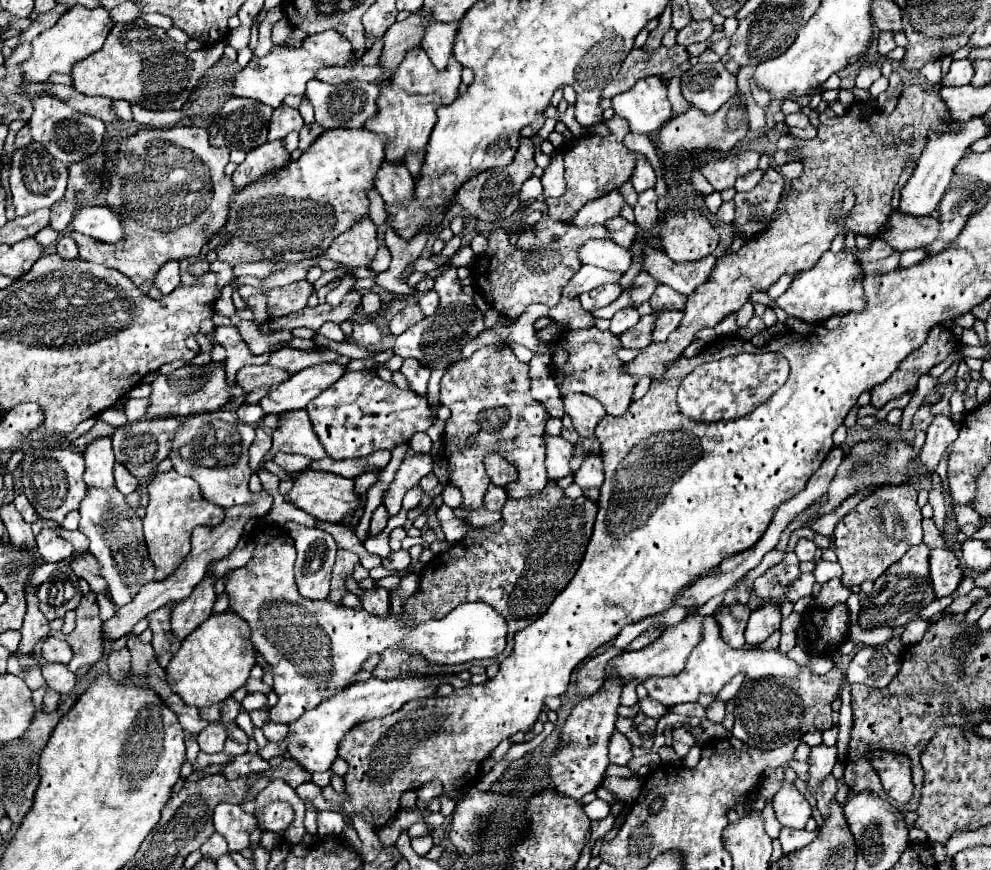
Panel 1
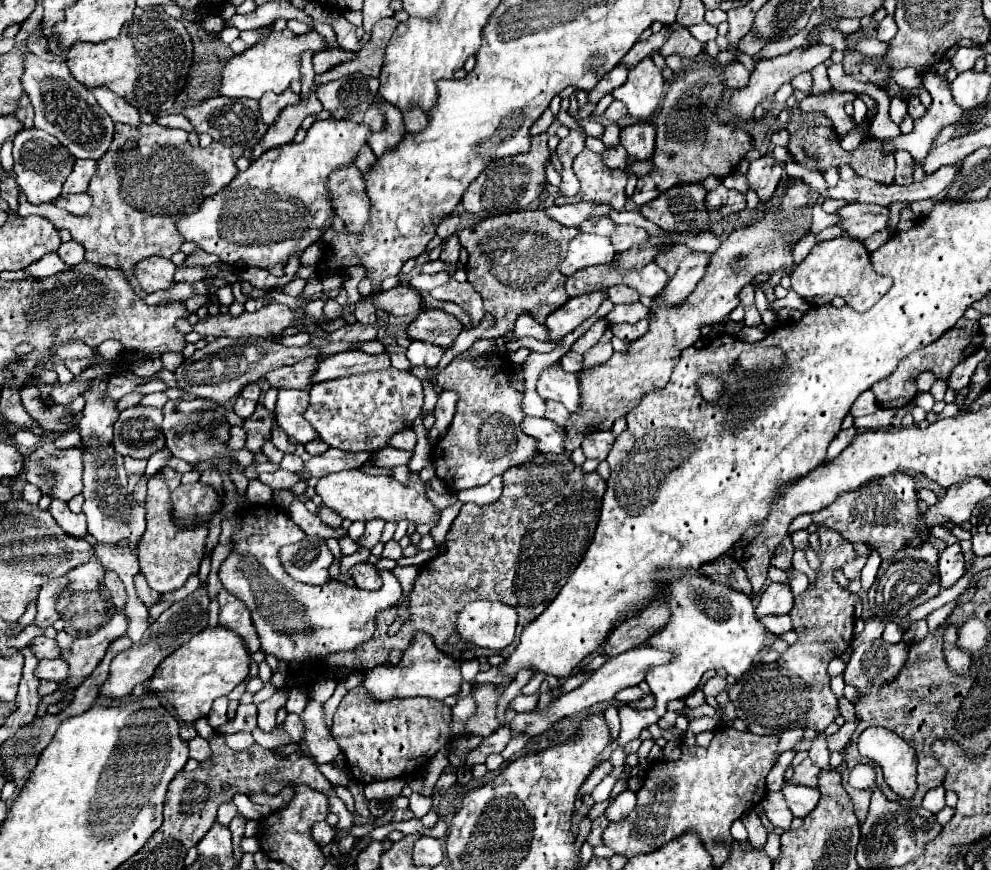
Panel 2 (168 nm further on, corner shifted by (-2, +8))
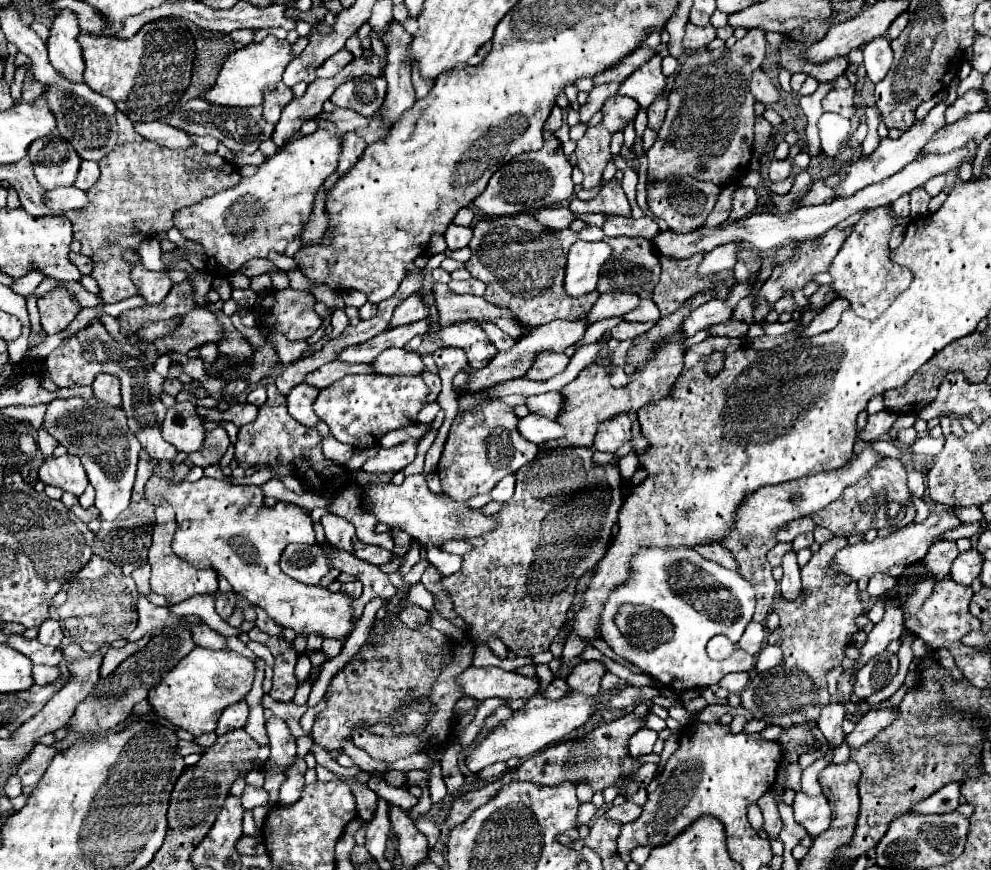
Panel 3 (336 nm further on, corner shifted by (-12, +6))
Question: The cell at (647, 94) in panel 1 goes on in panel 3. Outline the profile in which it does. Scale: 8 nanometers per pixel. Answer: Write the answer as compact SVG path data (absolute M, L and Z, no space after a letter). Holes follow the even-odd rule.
M655 54L619 86L619 94L633 98L641 108L647 108L663 92L663 88L665 76L661 72L661 58Z

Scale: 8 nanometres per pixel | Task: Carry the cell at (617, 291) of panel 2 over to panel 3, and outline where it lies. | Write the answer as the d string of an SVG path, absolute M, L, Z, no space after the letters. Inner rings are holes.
M629 292L601 294L599 300L595 302L595 306L591 308L591 312L587 314L587 324L605 320L605 318L613 318L613 316L625 316L627 312L635 310L637 304L639 304L637 294L629 294Z

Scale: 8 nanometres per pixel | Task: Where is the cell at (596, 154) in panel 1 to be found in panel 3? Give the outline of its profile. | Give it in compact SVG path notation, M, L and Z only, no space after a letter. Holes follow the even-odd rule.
M611 180L607 186L601 188L601 192L589 200L583 202L579 198L571 200L571 210L573 212L603 212L603 214L619 214L619 216L631 216L631 208L627 202L627 196L617 180Z

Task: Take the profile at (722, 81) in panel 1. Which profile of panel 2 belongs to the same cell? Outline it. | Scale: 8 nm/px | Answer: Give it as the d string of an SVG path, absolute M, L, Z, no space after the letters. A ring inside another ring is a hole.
M731 62L723 68L723 84L725 88L743 88L749 80L749 72L741 62Z

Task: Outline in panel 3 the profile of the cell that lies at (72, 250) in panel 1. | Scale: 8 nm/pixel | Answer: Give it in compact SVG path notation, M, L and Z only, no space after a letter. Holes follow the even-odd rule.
M71 252L69 258L71 258L71 262L81 270L81 274L91 274L91 270L93 270L93 262L91 262L89 256L83 256L83 254L75 254L75 252Z

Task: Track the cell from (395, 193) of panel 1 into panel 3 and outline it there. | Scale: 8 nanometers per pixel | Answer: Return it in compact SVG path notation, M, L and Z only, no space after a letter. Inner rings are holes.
M393 22L393 26L389 26L381 40L387 48L385 80L389 84L383 104L383 118L393 124L395 120L399 120L405 108L411 108L415 104L415 90L409 70L409 42L413 40L413 36L399 22Z

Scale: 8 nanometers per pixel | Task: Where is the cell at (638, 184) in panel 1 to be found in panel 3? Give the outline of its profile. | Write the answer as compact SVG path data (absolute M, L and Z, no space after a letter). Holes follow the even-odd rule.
M661 94L661 98L657 98L657 102L653 102L653 106L647 108L647 116L649 116L649 128L653 130L659 130L663 118L665 118L665 112L667 112L667 94Z

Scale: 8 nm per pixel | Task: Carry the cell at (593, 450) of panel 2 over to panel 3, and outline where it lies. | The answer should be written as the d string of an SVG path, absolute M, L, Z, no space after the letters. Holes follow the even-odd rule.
M617 414L609 422L601 422L595 436L595 450L617 452L623 442L631 440L631 420L627 414Z

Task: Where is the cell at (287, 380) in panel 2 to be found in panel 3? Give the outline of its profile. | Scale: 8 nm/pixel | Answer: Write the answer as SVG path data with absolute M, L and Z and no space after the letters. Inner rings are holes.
M337 360L337 362L325 364L319 370L315 370L313 374L309 374L305 378L305 382L323 390L323 388L331 386L335 380L343 378L345 374L369 374L369 372L373 372L373 366L369 366L369 364L347 364L347 362Z

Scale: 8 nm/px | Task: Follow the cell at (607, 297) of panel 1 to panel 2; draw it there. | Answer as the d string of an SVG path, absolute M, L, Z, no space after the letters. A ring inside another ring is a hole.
M595 290L579 298L569 298L557 312L553 312L545 320L545 326L551 332L551 342L561 340L565 334L573 332L581 322L591 318L603 300L607 300L607 290Z

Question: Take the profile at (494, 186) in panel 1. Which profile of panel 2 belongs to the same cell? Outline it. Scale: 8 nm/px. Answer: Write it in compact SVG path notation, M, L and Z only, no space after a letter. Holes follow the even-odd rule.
M539 134L531 138L531 150L525 154L517 154L511 158L501 158L491 162L479 178L467 188L463 194L463 206L469 214L475 214L477 218L507 214L525 210L533 200L537 200L543 192L545 178L545 162L549 160L549 148L547 148L547 134Z

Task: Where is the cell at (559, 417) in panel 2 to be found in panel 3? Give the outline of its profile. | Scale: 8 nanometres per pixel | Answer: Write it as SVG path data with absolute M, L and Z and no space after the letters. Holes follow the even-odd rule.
M547 392L547 394L525 398L525 406L529 408L529 412L541 414L549 420L555 420L563 408L563 398L559 392Z

